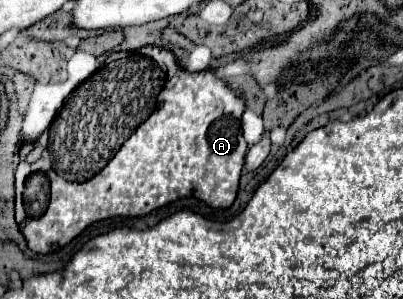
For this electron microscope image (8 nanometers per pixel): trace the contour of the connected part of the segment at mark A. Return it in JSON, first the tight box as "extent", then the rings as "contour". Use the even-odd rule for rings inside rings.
{"extent":[16,45,248,255],"contour":[[[148,45],[138,51],[108,53],[104,67],[74,89],[56,121],[52,121],[48,131],[36,141],[36,145],[48,145],[54,175],[50,205],[40,219],[28,219],[24,205],[16,205],[16,221],[24,219],[22,235],[30,249],[46,255],[68,245],[92,223],[112,217],[130,217],[130,213],[132,217],[144,217],[176,199],[194,197],[212,209],[228,209],[232,199],[236,199],[240,171],[248,151],[240,131],[242,113],[244,101],[236,97],[222,79],[212,71],[184,71],[166,49]],[[98,151],[116,151],[112,159],[102,165],[100,173],[96,173],[96,167],[100,167]]]}

